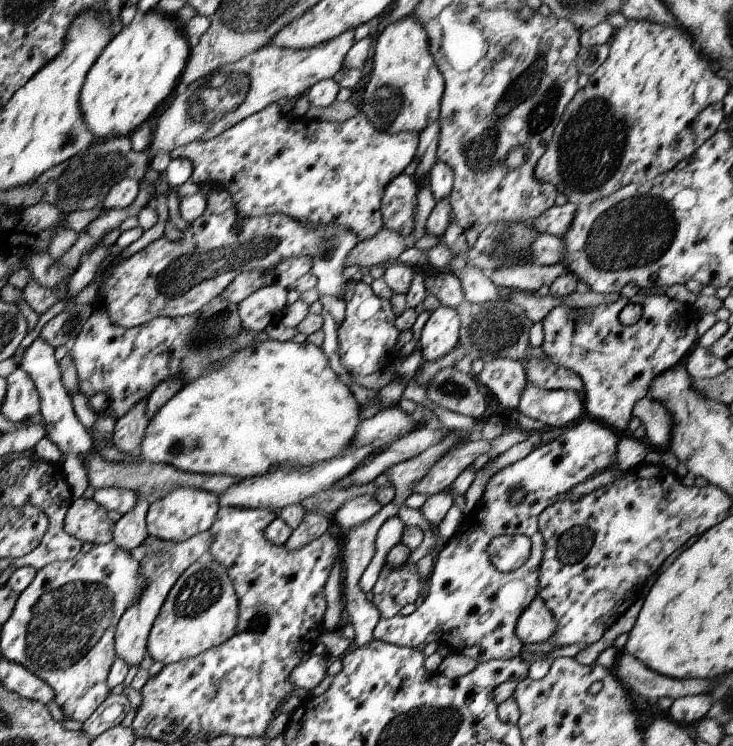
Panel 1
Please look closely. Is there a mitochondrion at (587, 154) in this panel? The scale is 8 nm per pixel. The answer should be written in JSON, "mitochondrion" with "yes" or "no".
{"mitochondrion":"yes"}

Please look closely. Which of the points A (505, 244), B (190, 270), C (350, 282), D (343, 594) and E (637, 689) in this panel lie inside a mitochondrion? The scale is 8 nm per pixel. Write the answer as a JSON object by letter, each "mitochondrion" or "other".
{"A":"mitochondrion","B":"mitochondrion","C":"other","D":"other","E":"other"}

